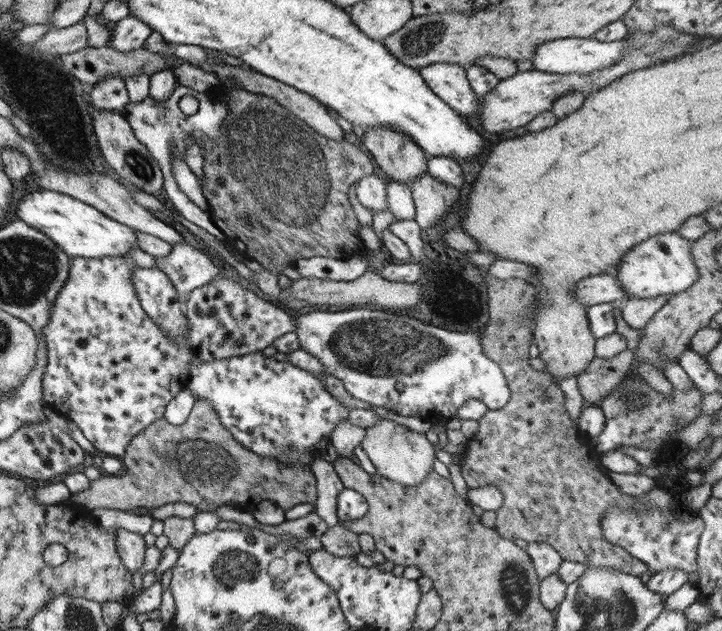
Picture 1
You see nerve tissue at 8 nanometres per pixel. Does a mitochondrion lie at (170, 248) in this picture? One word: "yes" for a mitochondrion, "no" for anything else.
no

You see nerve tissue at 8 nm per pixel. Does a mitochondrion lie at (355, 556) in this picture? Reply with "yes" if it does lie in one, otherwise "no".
no

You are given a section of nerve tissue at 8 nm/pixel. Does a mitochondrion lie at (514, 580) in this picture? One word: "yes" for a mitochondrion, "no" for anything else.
yes

